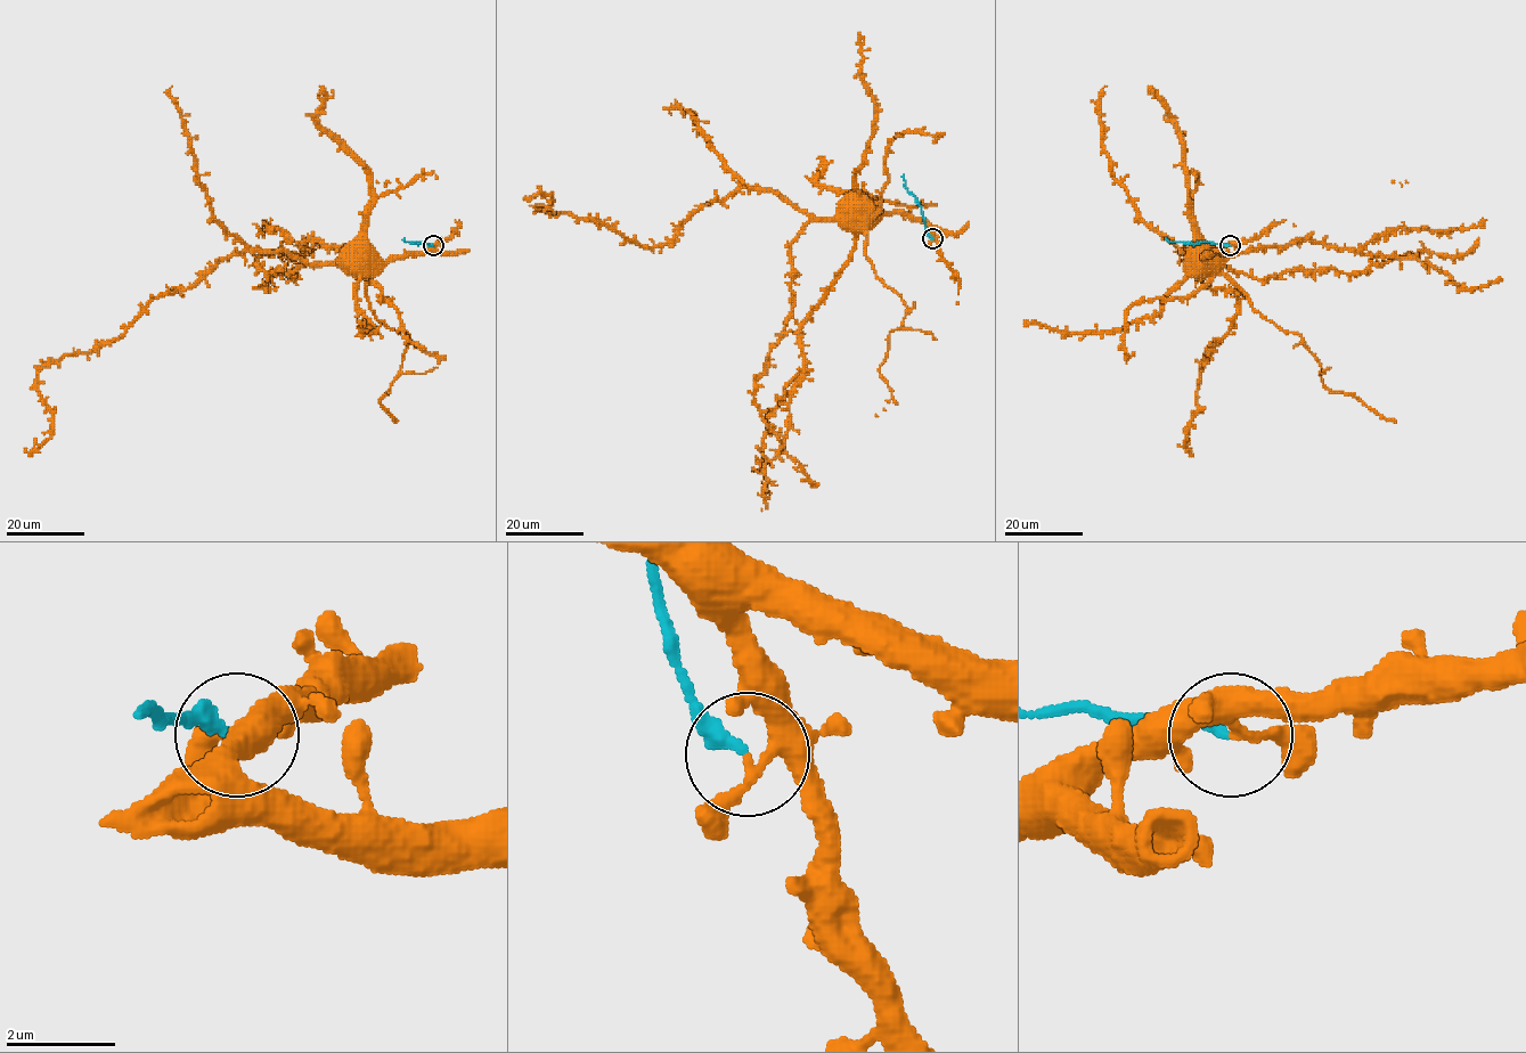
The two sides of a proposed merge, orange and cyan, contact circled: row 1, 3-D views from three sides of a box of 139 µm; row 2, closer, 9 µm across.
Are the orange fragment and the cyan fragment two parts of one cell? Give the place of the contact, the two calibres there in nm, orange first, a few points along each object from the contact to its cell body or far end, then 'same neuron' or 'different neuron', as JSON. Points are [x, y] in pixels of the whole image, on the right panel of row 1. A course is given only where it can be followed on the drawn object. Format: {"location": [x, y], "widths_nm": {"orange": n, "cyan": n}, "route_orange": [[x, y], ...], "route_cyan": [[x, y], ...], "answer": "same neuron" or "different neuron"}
{"location": [1230, 245], "widths_nm": {"orange": 150, "cyan": 300}, "route_orange": [[1230, 246], [1224, 245], [1206, 258], [1196, 277], [1197, 267]], "route_cyan": [[1230, 246], [1209, 241], [1170, 242], [1165, 238]], "answer": "different neuron"}

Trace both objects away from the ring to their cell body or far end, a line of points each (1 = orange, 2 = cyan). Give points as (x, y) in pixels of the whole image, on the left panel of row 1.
1: (433, 246), (425, 252), (393, 258), (372, 276), (357, 277), (353, 274), (356, 267)
2: (433, 246), (424, 241), (406, 242), (404, 238)

